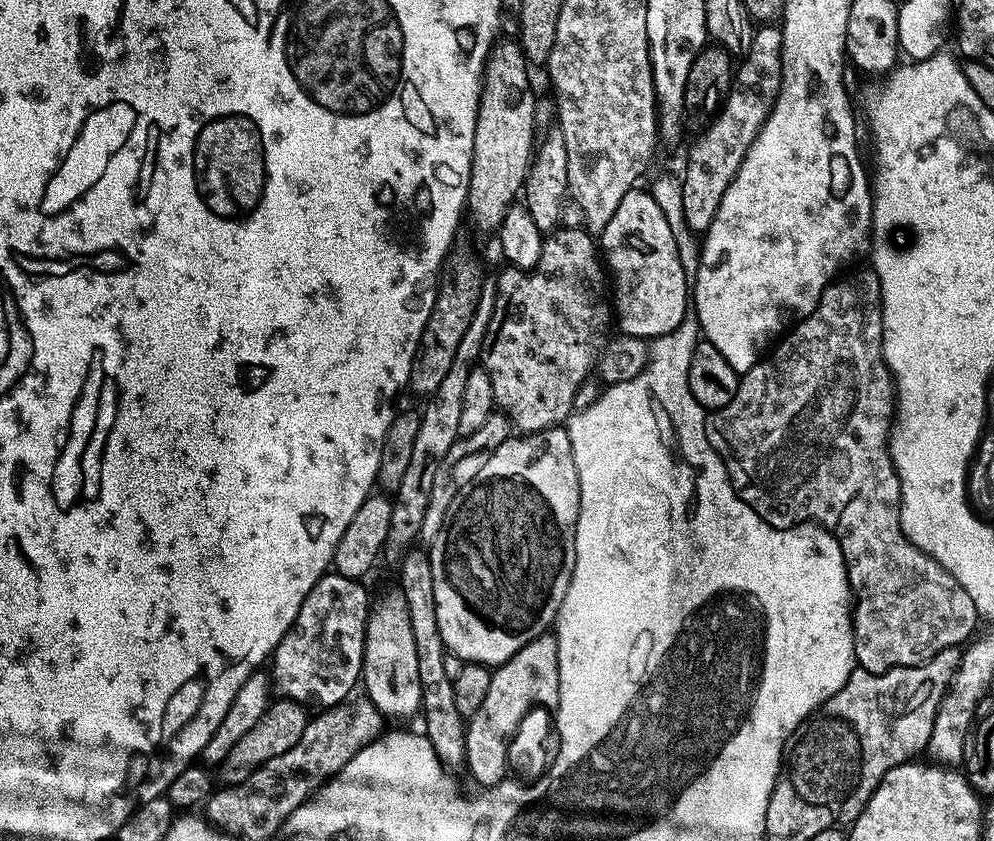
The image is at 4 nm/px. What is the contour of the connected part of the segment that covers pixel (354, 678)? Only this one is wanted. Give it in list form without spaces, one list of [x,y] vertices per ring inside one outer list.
[[[326,574],[316,583],[314,590],[306,594],[292,629],[284,635],[270,657],[270,679],[281,697],[305,706],[317,704],[315,707],[323,710],[345,703],[355,693],[352,691],[361,683],[364,670],[364,627],[368,625],[370,611],[370,596],[368,600],[368,592],[362,585],[360,580]]]

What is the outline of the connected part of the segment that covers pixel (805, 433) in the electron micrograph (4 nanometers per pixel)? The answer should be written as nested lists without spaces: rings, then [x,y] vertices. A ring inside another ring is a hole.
[[[865,270],[865,272],[856,272],[845,280],[837,278],[828,284],[815,310],[795,325],[771,349],[770,354],[765,355],[749,372],[740,376],[740,385],[732,401],[725,408],[715,409],[706,420],[710,446],[724,459],[726,470],[730,474],[733,486],[736,487],[736,495],[744,499],[767,524],[775,528],[791,528],[805,522],[815,522],[831,530],[840,541],[840,548],[844,551],[844,560],[848,565],[848,582],[852,585],[855,596],[856,658],[859,667],[867,672],[878,673],[889,672],[892,668],[914,668],[918,664],[932,660],[942,650],[963,645],[973,635],[971,632],[975,630],[978,623],[974,598],[970,598],[970,594],[962,590],[960,583],[941,564],[934,562],[934,558],[930,558],[925,552],[918,550],[918,546],[911,544],[904,533],[900,479],[892,464],[892,455],[888,452],[888,438],[894,428],[895,403],[894,376],[888,370],[888,362],[884,354],[880,280],[875,272]]]

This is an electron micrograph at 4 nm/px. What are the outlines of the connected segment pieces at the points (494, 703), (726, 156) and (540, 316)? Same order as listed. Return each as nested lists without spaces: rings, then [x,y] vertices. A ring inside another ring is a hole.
[[[552,634],[539,636],[530,641],[518,654],[499,665],[490,678],[490,691],[482,706],[466,724],[466,769],[484,788],[501,784],[509,775],[508,751],[511,740],[532,708],[555,710],[560,707],[560,662],[556,637]]]
[[[760,26],[755,29],[750,50],[739,61],[734,72],[734,83],[728,99],[715,113],[712,125],[697,138],[688,152],[688,169],[682,172],[684,209],[688,226],[695,233],[703,234],[714,222],[722,194],[734,182],[742,166],[742,158],[750,150],[760,127],[766,122],[770,110],[780,93],[780,47],[782,34],[776,26]]]
[[[557,227],[556,231],[545,239],[544,245],[542,246],[542,254],[538,258],[535,268],[525,270],[511,266],[505,267],[505,272],[496,280],[496,304],[493,303],[491,305],[492,317],[488,323],[488,333],[484,336],[482,367],[490,374],[490,380],[494,386],[496,408],[508,413],[515,427],[524,434],[541,432],[547,428],[563,425],[568,417],[572,415],[574,411],[575,392],[593,375],[594,369],[599,365],[600,357],[603,356],[610,339],[608,327],[611,324],[613,327],[614,324],[613,305],[610,303],[609,297],[608,300],[604,297],[604,276],[606,280],[606,268],[602,263],[602,256],[598,251],[597,241],[583,227],[580,227],[581,229],[564,227]]]

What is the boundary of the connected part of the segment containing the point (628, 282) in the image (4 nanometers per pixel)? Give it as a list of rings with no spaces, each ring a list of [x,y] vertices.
[[[633,190],[628,192],[622,198],[622,202],[618,202],[618,210],[614,210],[614,218],[610,218],[610,222],[605,226],[604,231],[599,233],[598,244],[603,249],[602,256],[606,261],[607,267],[611,269],[610,276],[616,279],[616,300],[614,296],[614,308],[618,313],[618,328],[625,336],[639,336],[641,340],[648,342],[657,336],[665,336],[670,334],[673,330],[682,323],[690,312],[690,278],[685,274],[684,267],[680,261],[680,251],[676,245],[676,239],[672,233],[670,222],[666,218],[666,214],[662,212],[662,206],[658,206],[658,202],[652,197],[651,191]]]

